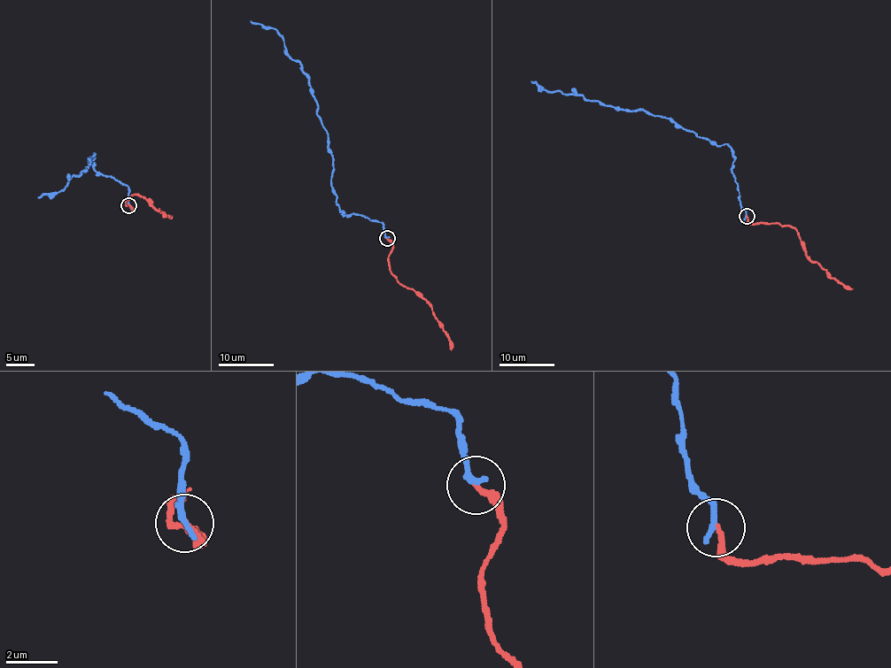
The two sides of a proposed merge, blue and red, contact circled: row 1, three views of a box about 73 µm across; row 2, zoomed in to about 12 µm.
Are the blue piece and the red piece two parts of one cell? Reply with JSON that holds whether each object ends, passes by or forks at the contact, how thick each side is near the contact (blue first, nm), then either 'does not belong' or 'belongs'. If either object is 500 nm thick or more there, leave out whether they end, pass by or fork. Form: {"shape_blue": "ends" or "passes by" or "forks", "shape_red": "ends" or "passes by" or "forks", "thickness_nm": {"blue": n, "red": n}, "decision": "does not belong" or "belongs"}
{"shape_blue": "ends", "shape_red": "ends", "thickness_nm": {"blue": 280, "red": 240}, "decision": "does not belong"}

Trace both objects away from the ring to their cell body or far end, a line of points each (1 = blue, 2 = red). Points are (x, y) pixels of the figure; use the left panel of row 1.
1: (128, 204), (128, 188), (100, 174), (89, 157), (89, 162), (94, 154), (81, 174), (38, 198)
2: (128, 204), (132, 209), (125, 203), (134, 194), (168, 216)

